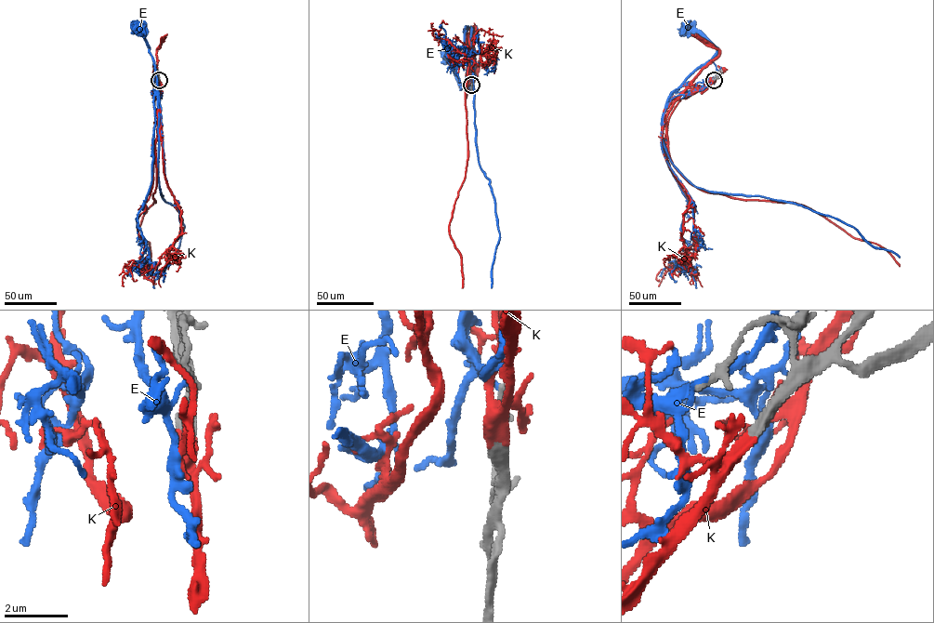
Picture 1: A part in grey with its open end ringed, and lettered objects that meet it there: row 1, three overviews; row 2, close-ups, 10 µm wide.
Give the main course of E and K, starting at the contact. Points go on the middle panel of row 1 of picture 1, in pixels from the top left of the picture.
E: (472, 83), (470, 52), (466, 80), (461, 87), (449, 53)
K: (471, 85), (475, 63), (470, 32), (466, 93), (466, 165), (449, 226), (461, 258), (462, 287)

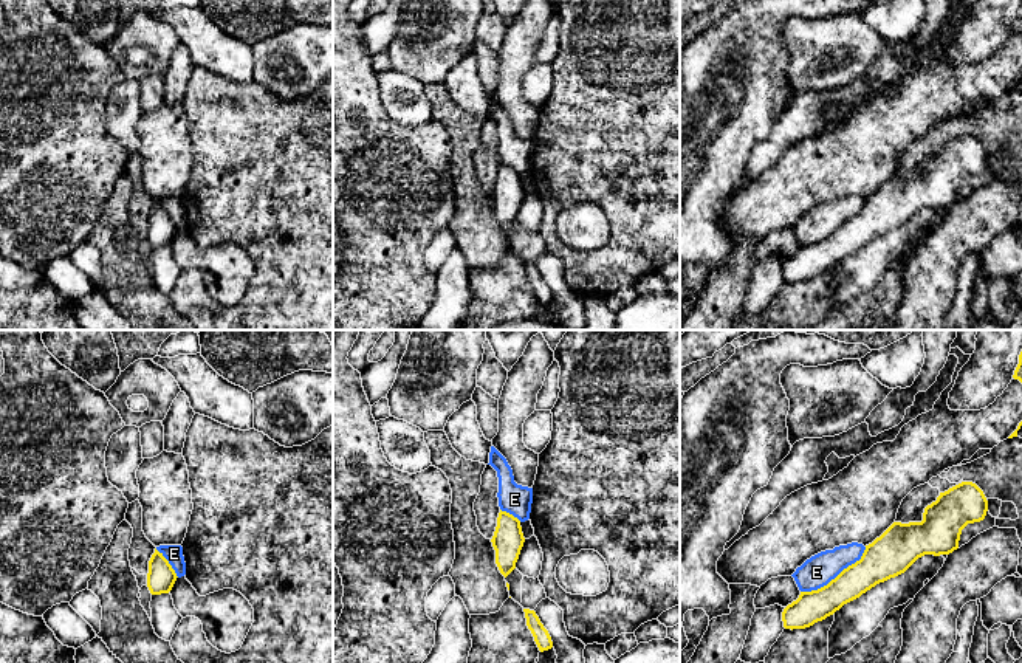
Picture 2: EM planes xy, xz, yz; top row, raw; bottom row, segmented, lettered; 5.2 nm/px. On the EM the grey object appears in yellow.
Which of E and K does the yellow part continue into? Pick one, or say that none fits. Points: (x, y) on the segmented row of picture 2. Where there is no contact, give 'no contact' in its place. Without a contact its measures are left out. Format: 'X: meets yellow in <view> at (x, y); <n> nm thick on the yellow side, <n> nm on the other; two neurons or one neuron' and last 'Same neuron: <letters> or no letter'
E: meets yellow in yz at (836, 577); 200 nm thick on the yellow side, 160 nm on the other; two neurons
K: no contact; one neuron
Same neuron: K

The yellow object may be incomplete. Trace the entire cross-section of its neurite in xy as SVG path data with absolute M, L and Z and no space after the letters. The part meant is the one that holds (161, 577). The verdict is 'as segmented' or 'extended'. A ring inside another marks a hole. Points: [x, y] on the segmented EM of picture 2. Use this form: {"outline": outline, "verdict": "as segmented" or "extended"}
{"outline": "M155 548L149 561L147 587L152 595L169 593L177 581L177 573L169 561Z", "verdict": "as segmented"}

